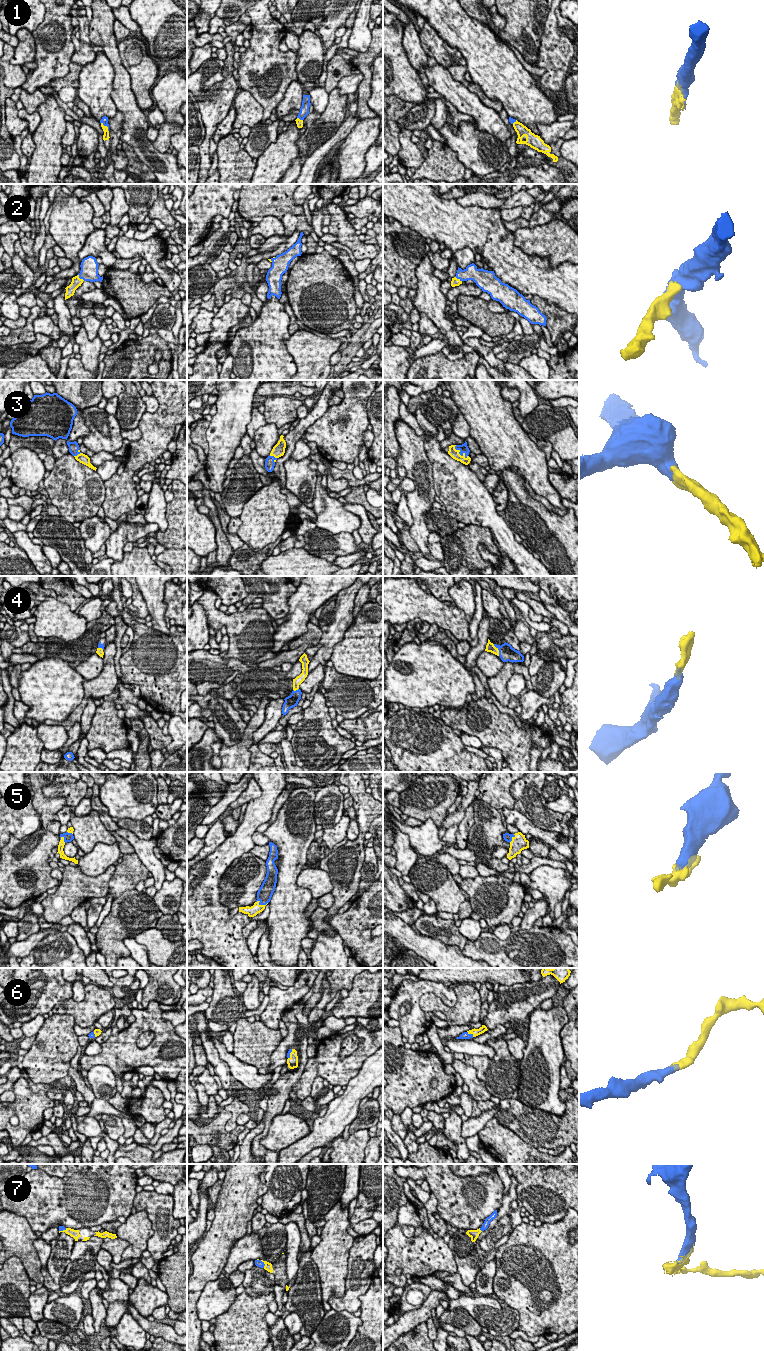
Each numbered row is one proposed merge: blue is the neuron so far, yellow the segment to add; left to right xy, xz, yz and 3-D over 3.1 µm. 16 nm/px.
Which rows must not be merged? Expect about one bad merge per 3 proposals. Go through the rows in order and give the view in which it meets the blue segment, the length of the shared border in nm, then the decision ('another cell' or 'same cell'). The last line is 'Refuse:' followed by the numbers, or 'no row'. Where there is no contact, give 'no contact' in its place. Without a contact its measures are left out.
1: contact in xy; length 200 nm; same cell
2: contact in xy; length 150 nm; same cell
3: contact in yz; length 280 nm; same cell
4: contact in yz; length 220 nm; same cell
5: contact in xz; length 190 nm; same cell
6: contact in yz; length 140 nm; same cell
7: contact in yz; length 70 nm; same cell
Refuse: no row

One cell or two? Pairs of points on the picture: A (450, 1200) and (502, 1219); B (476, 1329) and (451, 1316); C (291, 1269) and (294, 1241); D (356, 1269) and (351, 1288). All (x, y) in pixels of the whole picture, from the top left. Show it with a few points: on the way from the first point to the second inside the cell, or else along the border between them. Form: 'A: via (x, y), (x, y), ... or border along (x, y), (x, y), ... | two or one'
A: border along (503, 1195), (501, 1206), (497, 1211) | two
B: via (470, 1326), (457, 1317) | one
C: via (291, 1262), (292, 1248) | one
D: via (356, 1274), (356, 1283) | one

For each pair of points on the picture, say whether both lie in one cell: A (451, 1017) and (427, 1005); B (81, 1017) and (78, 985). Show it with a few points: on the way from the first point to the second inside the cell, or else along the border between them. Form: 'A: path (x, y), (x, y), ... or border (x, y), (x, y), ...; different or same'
A: path (446, 1011), (438, 1005), (433, 1005); same
B: border (85, 997), (80, 1001), (74, 1001), (71, 998); different

